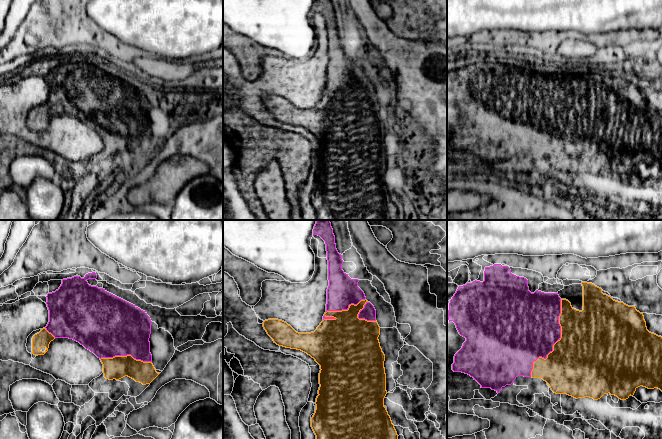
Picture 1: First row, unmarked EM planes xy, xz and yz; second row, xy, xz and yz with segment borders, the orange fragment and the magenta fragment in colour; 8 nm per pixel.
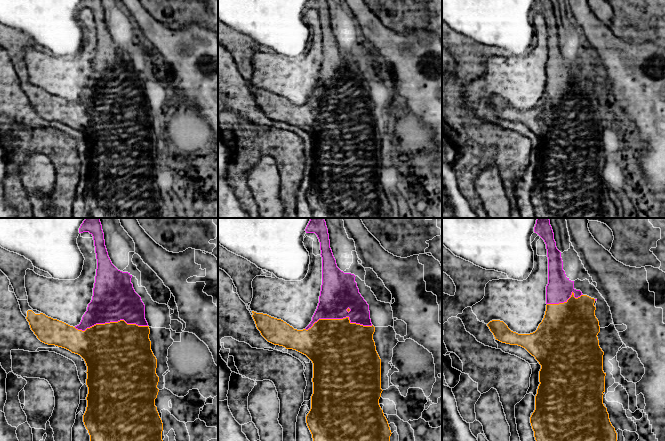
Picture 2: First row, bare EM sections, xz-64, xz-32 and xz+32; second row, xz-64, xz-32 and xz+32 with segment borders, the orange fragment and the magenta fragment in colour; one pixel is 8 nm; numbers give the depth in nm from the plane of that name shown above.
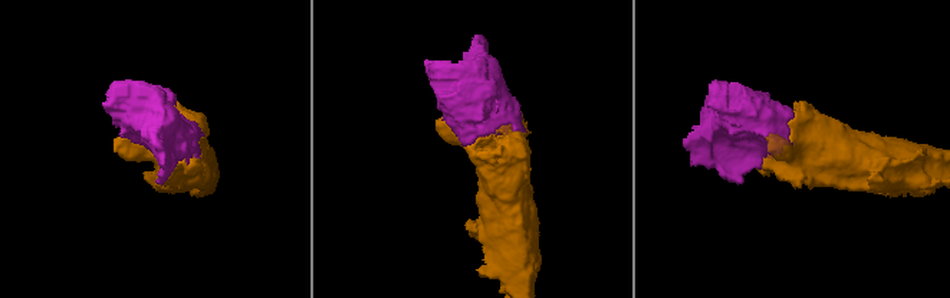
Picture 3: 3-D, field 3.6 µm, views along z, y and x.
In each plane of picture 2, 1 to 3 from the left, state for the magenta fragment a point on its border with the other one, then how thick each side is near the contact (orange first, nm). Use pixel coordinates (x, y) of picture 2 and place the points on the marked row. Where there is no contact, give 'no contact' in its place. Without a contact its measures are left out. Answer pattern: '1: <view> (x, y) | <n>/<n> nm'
1: xz-64 (110, 322) | 500/360 nm
2: xz-32 (339, 319) | 480/300 nm
3: xz+32 (564, 302) | 460/220 nm

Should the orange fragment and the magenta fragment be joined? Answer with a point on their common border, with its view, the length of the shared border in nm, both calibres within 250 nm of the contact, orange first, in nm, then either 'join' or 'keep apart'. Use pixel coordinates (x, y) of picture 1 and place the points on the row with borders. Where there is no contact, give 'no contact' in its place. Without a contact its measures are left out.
contact yz (556, 342); length 650 nm; calibres 480 and 480 nm; join

